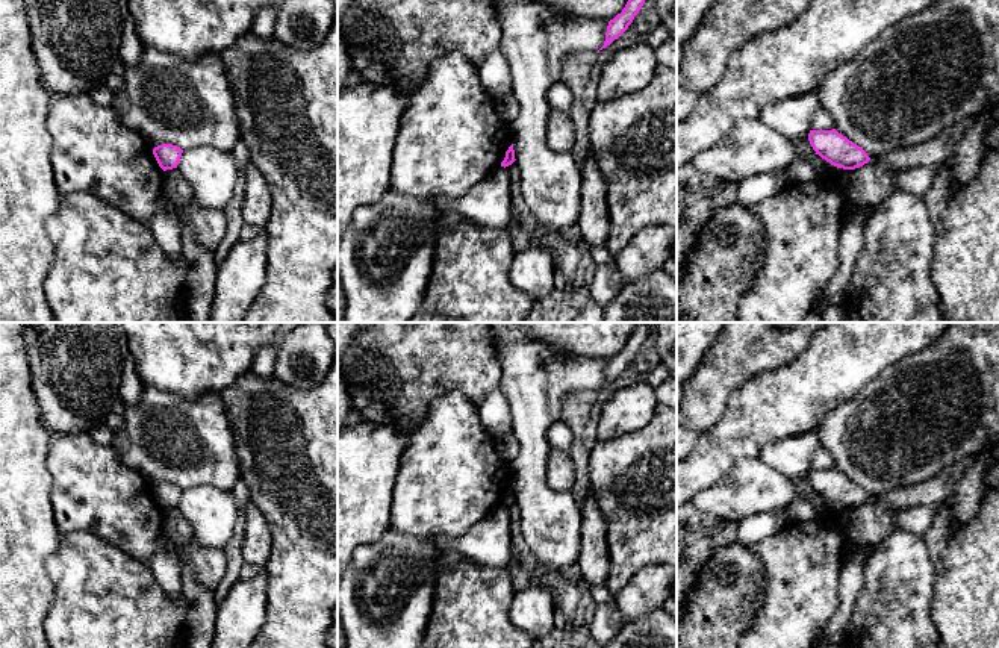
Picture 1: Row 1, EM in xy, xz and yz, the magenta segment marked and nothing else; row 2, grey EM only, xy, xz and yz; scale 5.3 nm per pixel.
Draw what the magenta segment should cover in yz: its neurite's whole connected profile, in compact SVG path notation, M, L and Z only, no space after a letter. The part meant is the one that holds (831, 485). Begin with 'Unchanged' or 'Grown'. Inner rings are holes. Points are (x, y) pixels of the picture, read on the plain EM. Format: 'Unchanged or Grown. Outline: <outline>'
Unchanged. Outline: M810 469L808 480L822 498L843 509L855 509L870 500L863 486L832 469Z

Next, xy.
Unchanged. Outline: M162 483L153 488L153 494L163 510L177 507L182 492L183 489L173 483Z

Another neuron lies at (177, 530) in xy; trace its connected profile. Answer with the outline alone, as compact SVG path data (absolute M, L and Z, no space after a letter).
M177 507L163 510L163 536L174 547L185 547L194 537L194 530L191 524L183 518Z

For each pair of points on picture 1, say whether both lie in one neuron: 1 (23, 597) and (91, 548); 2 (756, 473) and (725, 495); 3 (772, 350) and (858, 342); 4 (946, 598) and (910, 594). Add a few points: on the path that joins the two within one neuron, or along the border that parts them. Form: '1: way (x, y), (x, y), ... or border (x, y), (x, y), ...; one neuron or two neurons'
1: border (59, 544), (46, 559), (53, 585), (46, 613); two neurons
2: way (750, 480), (733, 495); one neuron
3: border (812, 338), (806, 348), (778, 367); two neurons
4: border (931, 562), (936, 571), (931, 621), (939, 632); two neurons

